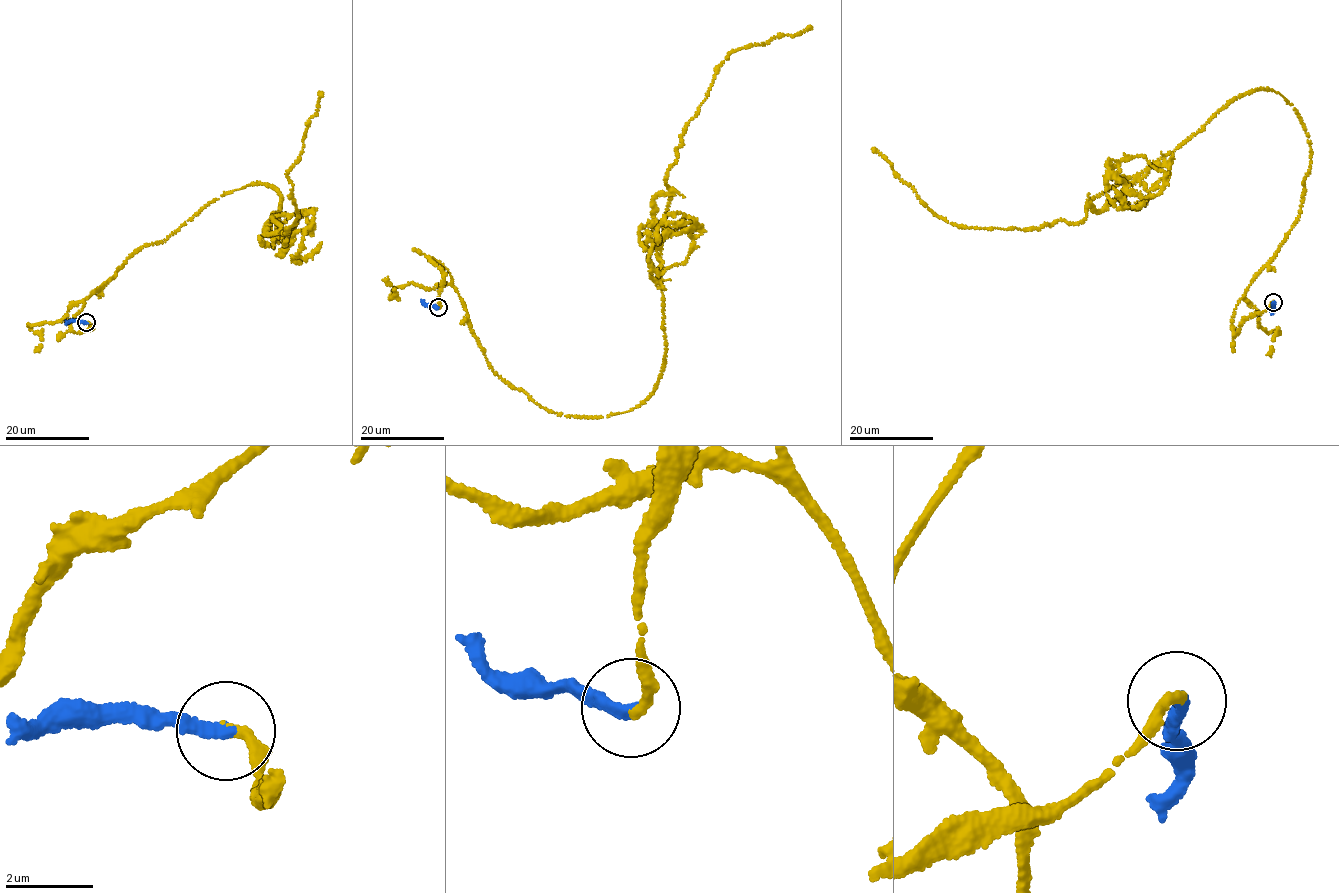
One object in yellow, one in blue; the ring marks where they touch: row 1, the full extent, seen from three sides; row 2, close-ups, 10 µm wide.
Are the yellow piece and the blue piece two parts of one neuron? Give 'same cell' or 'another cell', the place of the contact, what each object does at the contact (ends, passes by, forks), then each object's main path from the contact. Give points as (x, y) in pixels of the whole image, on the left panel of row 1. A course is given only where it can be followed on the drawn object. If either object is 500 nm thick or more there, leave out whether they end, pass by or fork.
same cell; at (86, 322); yellow ends there; blue ends there; yellow runs (86, 323), (71, 329), (130, 255), (224, 194), (277, 191), (284, 245), (286, 176), (322, 92); blue runs (86, 323), (65, 320)

